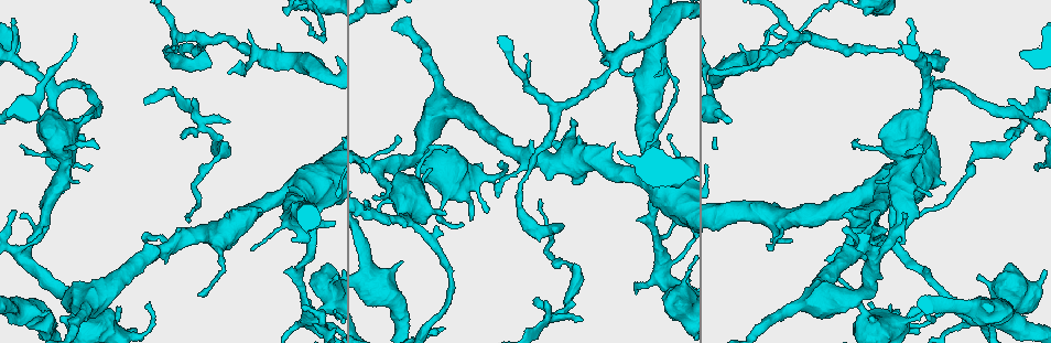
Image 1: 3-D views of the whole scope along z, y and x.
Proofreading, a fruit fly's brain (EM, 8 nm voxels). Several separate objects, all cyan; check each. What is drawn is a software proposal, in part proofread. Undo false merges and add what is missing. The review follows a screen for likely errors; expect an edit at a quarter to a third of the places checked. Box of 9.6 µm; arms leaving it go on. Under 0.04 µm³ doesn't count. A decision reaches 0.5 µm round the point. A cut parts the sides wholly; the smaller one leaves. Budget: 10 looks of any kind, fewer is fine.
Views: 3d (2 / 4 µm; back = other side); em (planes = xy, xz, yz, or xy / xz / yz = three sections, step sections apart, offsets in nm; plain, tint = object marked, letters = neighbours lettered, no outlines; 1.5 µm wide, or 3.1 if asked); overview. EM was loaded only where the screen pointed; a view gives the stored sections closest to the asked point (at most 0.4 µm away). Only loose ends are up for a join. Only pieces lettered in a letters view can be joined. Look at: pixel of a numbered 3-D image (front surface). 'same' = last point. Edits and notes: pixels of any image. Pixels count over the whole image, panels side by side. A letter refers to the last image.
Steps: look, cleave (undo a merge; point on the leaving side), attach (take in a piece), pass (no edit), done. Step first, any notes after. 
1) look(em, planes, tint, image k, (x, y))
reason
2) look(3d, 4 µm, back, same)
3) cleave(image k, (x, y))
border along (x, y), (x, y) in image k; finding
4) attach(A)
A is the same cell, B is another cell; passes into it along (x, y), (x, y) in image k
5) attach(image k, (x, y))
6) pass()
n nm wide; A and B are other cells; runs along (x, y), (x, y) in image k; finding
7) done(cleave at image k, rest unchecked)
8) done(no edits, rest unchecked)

look(em, planes, letters, image 1, (877, 183))

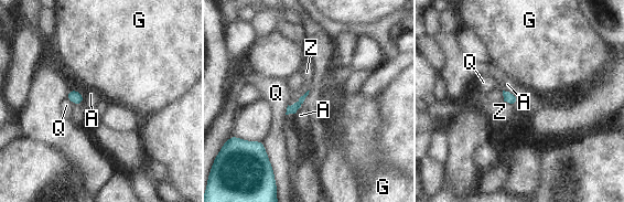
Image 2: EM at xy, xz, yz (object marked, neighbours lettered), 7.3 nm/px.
pass()
A, G, Q and Z are other cells; border along (309, 89), (296, 102), (288, 105) in image 2; no lettered piece goes on from it

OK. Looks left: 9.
look(3d, 4 µm, image 1, (190, 217))
end of a long branch

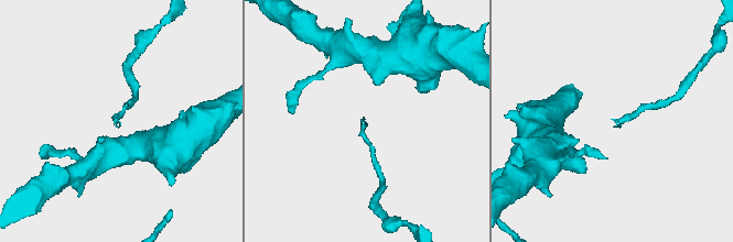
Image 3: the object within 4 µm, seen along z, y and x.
look(em, planes, letters, image 3, (115, 120))
shape alone is not enough

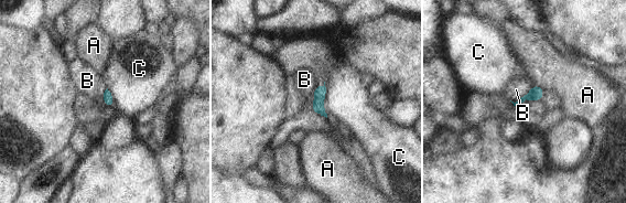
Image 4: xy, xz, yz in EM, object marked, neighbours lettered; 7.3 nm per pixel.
pass()
A, B and C are other cells; border along (535, 84), (517, 100), (510, 100) in image 4; no lettered piece goes on from it

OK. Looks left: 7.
look(3d, 4 µm, back, image 1, (521, 203))
sudden change in width

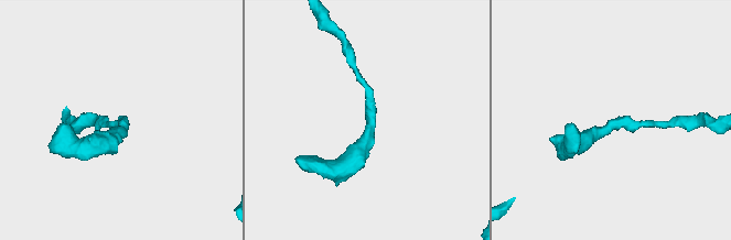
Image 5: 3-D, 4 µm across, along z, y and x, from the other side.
look(em, xy, step 4, tint, image 5, (610, 127))
need the tissue

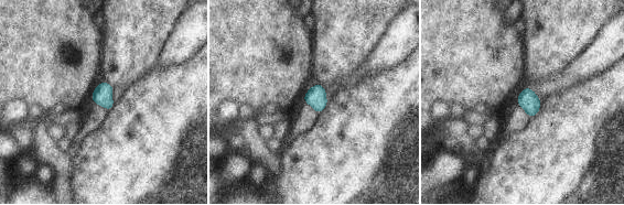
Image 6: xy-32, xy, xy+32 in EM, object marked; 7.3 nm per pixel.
look(em, planes, letters, same)
cut it another way

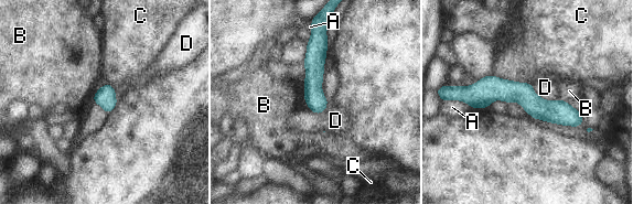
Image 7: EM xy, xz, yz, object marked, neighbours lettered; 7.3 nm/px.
pass()
150 nm wide; A, B, C and D are other cells; runs along (461, 94), (519, 92), (579, 121) in image 7; one neuron here

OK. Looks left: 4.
look(em, xz, step 8, tint, image 1, (1007, 99))
branch stops here

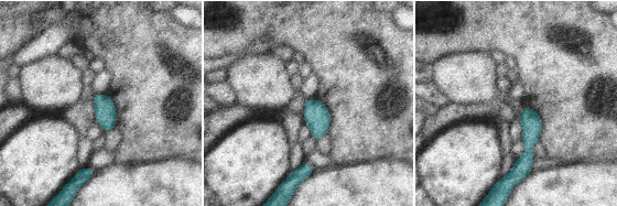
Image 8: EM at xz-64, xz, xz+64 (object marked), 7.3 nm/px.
look(em, planes, letters, same)

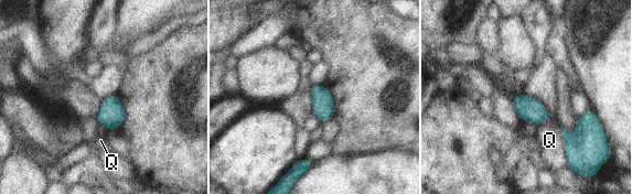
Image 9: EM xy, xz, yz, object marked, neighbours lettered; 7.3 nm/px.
pass()
Q touches over 200 nm; Q is another cell; border along (559, 125), (566, 150) in image 9; none of them fits

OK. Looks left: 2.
done(no edits, rest unchecked)

